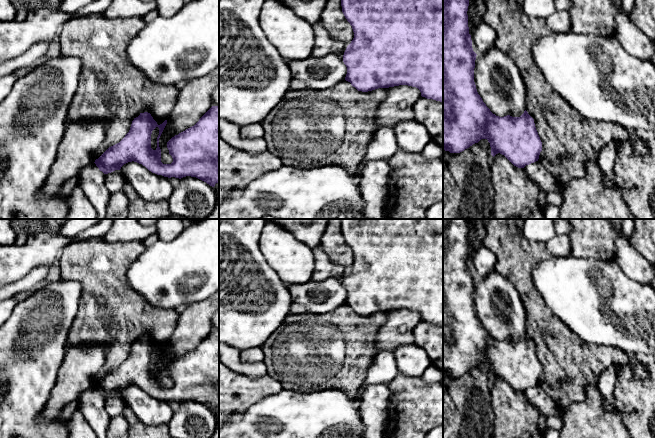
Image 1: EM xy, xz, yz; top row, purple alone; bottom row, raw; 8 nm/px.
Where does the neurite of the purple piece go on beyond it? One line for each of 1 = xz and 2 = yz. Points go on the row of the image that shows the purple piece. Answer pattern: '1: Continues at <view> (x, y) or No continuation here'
1: No continuation here
2: No continuation here

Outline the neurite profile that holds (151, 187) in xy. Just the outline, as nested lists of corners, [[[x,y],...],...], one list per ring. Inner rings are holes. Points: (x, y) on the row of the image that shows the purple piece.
[[[137,162],[124,164],[120,171],[135,193],[148,202],[168,200],[173,186],[168,177],[157,175]]]

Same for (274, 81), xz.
[[[219,0],[219,119],[243,127],[262,123],[290,89],[288,62],[265,36],[259,16],[265,0]]]

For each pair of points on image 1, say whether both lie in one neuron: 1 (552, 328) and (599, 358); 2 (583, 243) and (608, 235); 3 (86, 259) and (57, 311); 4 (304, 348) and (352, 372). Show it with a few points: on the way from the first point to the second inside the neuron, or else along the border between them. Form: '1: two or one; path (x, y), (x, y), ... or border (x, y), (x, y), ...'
1: one; path (564, 340), (582, 358), (587, 358)
2: one; path (589, 238), (593, 235), (602, 235)
3: two; border (61, 278), (74, 281)
4: one; path (316, 360), (327, 370), (340, 372)

